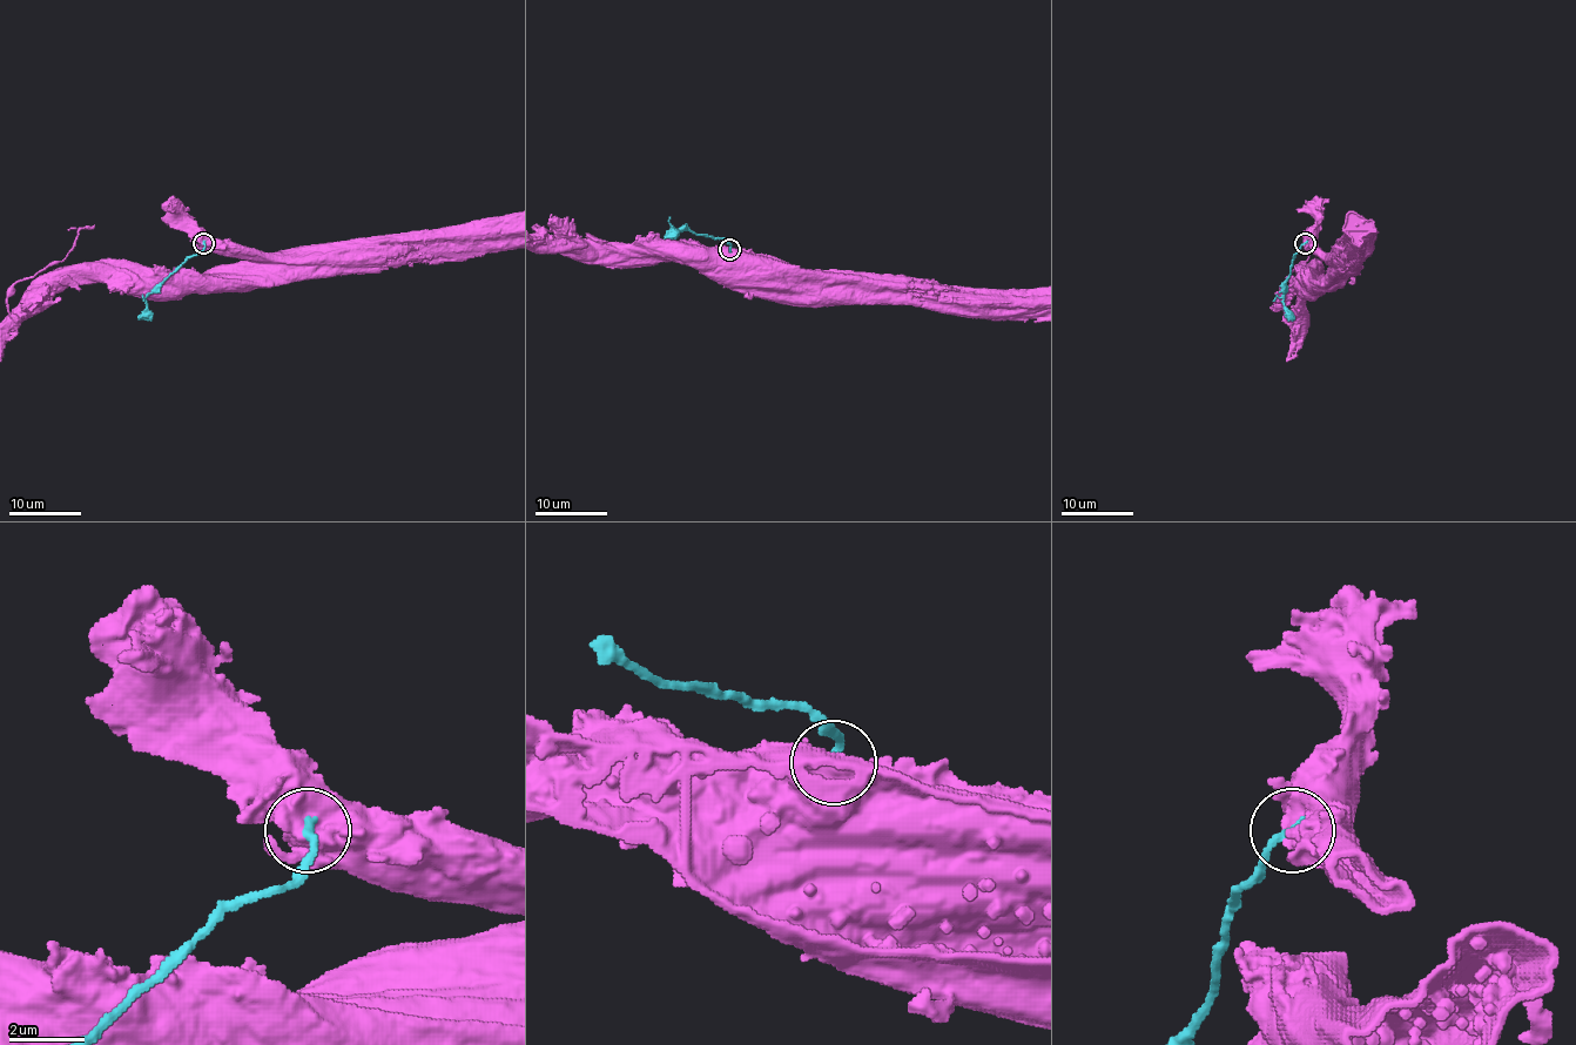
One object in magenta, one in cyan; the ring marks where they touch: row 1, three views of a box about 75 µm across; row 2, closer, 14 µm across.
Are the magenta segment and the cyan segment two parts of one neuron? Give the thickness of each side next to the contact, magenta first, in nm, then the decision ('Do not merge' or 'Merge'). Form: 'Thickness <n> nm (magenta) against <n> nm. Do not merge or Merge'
Thickness 600 nm (magenta) against 260 nm. Do not merge

